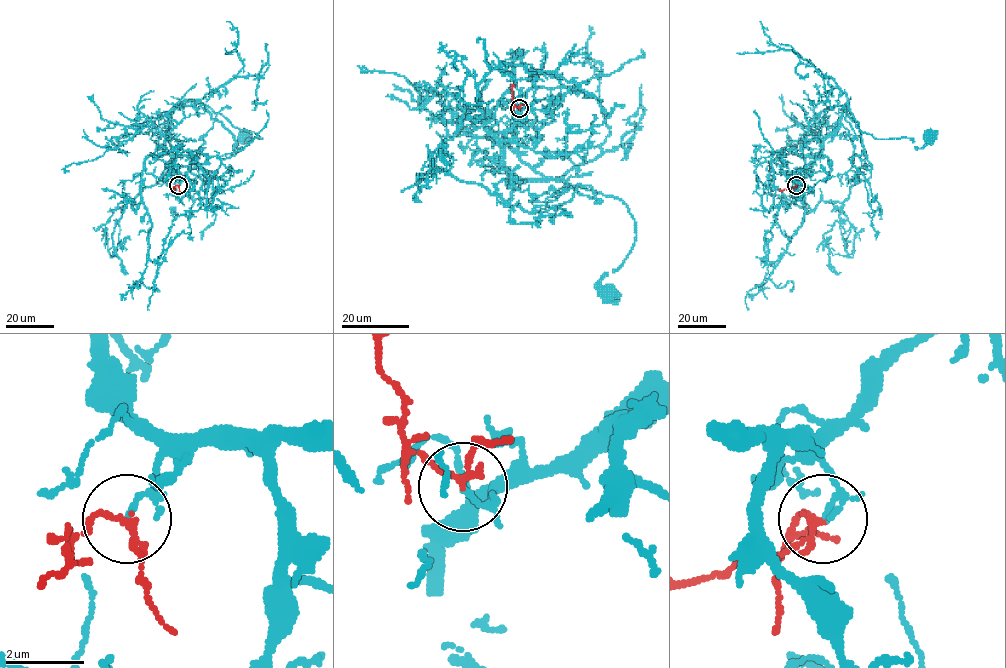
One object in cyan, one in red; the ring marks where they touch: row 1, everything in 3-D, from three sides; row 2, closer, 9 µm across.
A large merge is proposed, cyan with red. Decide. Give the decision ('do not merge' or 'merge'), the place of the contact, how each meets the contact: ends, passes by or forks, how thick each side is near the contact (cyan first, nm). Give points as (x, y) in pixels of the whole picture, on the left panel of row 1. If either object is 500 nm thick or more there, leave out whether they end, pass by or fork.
merge; at (178, 185); cyan passes by; red passes by; 90 nm thick on the cyan side, 140 nm on the other

